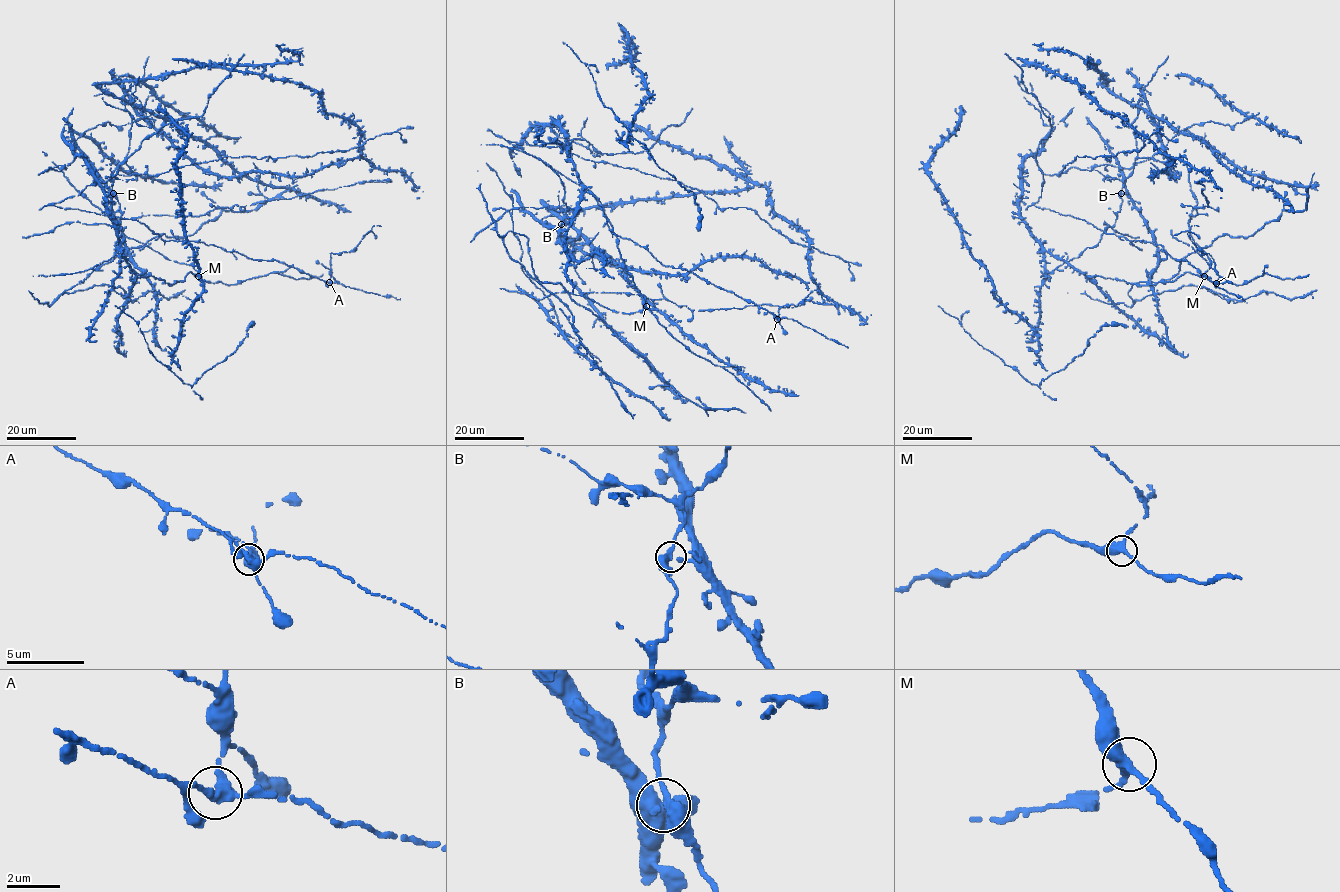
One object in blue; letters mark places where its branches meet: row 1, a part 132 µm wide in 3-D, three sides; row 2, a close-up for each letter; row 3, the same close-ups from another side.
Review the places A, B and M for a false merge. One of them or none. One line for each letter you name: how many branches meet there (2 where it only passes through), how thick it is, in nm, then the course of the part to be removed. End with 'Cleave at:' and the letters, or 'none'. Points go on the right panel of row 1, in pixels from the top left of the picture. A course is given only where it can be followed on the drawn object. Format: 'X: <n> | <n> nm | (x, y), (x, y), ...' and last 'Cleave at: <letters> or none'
Cleave at: none

